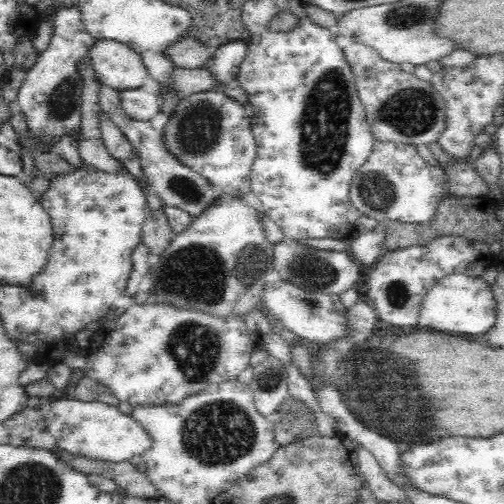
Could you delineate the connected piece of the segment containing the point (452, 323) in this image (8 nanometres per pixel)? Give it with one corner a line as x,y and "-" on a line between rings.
454,273
438,279
434,286
426,293
418,316
417,325
462,334
462,338
472,338
484,334
494,326
496,320
496,306
490,285
484,283
481,277
470,277
464,273

